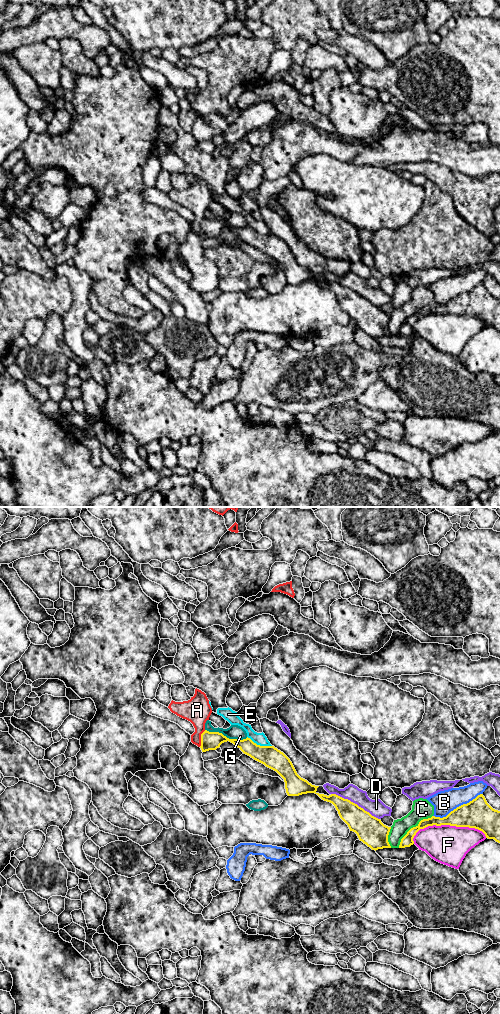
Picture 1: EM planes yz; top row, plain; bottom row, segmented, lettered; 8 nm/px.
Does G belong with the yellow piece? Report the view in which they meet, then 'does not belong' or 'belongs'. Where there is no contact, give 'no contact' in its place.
yz | does not belong

